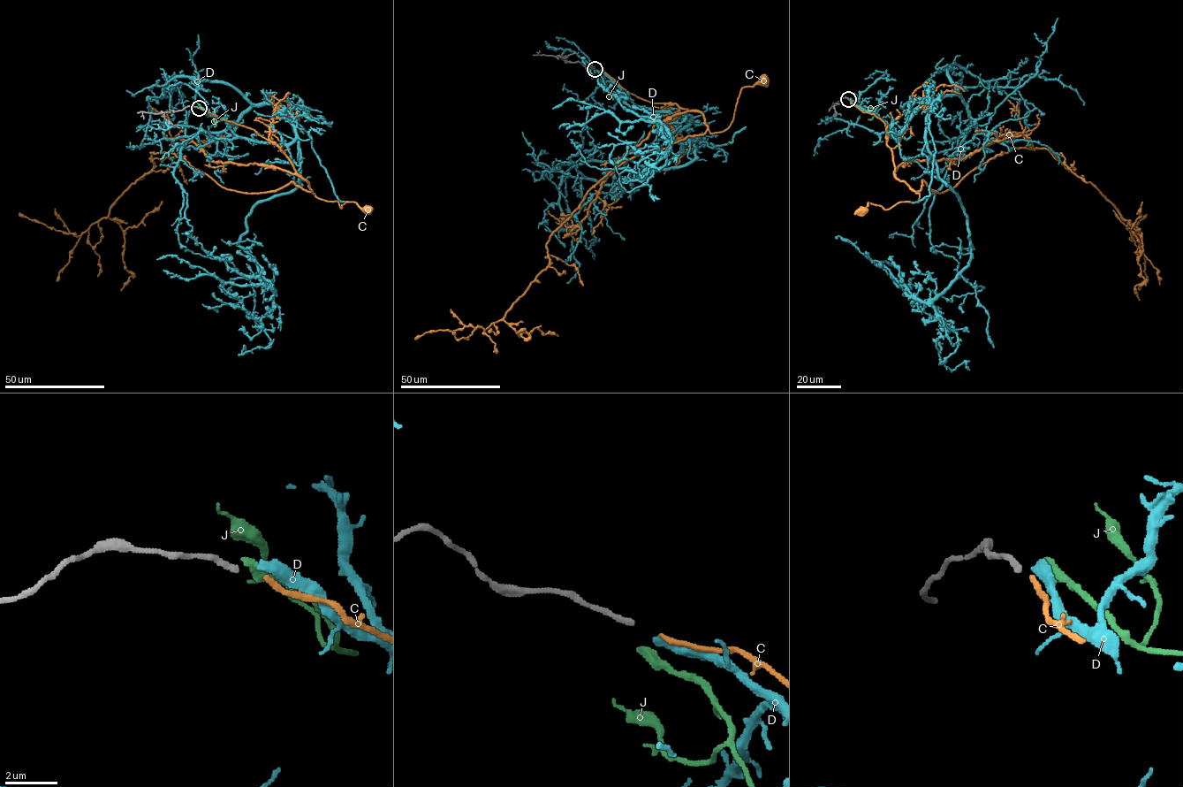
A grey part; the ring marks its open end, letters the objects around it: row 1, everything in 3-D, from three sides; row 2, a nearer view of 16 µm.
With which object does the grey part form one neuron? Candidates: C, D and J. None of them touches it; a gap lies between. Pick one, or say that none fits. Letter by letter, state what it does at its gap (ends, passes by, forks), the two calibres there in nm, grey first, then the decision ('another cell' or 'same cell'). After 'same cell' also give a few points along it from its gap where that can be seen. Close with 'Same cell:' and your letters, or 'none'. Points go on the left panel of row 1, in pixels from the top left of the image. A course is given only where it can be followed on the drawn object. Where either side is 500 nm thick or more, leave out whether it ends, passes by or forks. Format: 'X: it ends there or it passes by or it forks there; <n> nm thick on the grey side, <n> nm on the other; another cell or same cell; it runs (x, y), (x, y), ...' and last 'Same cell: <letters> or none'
C: it ends there; 220 nm thick on the grey side, 200 nm on the other; same cell; it runs (200, 108), (273, 141), (317, 197), (337, 202), (341, 208), (347, 202), (355, 202), (368, 209)
D: it ends there; 220 nm thick on the grey side, 360 nm on the other; another cell
J: it ends there; 220 nm thick on the grey side, 400 nm on the other; another cell
Same cell: C

